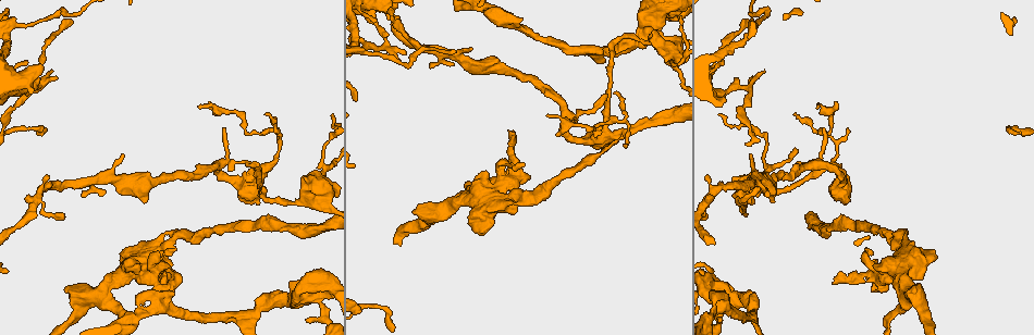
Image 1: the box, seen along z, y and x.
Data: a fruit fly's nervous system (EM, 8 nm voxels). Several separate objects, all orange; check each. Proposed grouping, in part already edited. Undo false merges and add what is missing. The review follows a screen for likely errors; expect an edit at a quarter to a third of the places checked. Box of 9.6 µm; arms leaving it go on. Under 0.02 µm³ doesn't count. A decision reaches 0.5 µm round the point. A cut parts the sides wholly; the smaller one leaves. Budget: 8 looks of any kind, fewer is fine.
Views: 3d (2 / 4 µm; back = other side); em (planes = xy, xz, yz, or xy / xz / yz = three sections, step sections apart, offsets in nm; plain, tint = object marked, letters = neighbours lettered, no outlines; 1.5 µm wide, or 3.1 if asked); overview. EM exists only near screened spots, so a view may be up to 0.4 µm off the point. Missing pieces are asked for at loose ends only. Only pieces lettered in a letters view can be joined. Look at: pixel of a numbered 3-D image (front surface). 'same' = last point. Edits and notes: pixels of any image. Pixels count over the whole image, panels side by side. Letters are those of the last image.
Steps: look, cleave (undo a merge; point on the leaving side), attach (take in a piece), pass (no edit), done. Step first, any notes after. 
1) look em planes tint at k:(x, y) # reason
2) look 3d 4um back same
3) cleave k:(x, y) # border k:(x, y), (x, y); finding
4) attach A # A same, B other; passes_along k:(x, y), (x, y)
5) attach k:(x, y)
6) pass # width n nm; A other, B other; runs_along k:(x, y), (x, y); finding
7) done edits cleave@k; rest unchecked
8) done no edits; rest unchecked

look 3d 2um at 1:(147, 200) # branch stops here

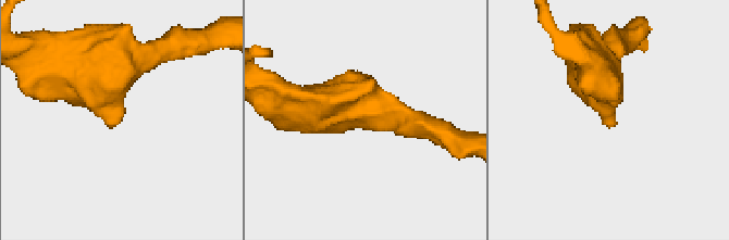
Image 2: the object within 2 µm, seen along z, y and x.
look em xy step 4 letters at 2:(603, 119) # arm_widths 200, 360 nm

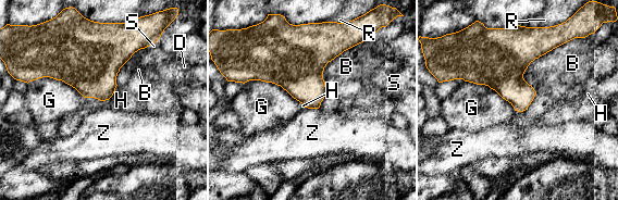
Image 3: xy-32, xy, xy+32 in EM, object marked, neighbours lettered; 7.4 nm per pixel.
pass # width 220 nm; longest_contact G 460 nm; B other, D other, G other, H other, R other, S other, Z other; no lettered piece goes on from it

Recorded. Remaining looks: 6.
look 3d 4um at 1:(716, 89) # three-way junction

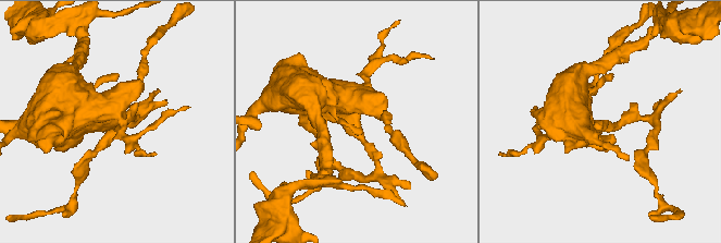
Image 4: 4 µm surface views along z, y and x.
look em planes letters at 4:(109, 124) # arms 3; shape alone is not enough

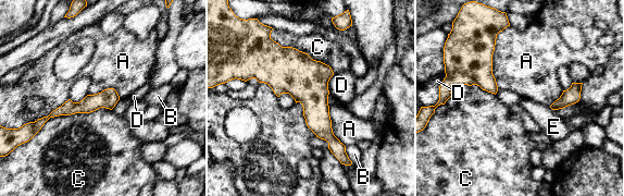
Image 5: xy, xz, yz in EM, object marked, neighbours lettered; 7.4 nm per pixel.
pass # width 140 nm; A other, B other, C other, D other, E other; runs_along 5:(250, 74), (283, 74), (342, 154); one neuron here

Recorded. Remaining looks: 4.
look 3d 2um at 1:(896, 247) # thick turns thin

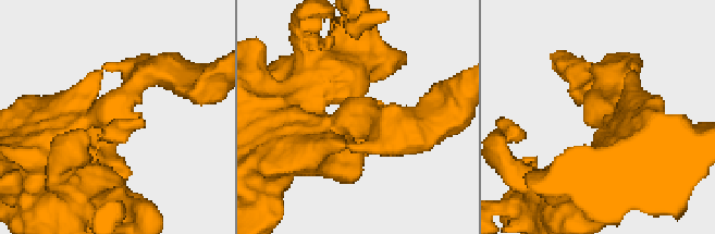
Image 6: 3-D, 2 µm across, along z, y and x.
look em planes tint at 6:(108, 112) # shape alone is not enough

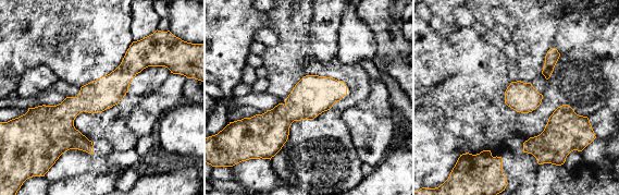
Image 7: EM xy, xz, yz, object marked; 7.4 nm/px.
look em planes letters same

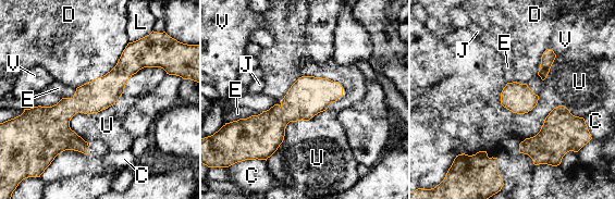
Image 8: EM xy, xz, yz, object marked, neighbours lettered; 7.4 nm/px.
pass # width 220 nm; C other, D other, E other, J other, L other, U other, V other; border 8:(582, 116), (556, 106), (527, 138); one neuron here

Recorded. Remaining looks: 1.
done no edits; rest unchecked

